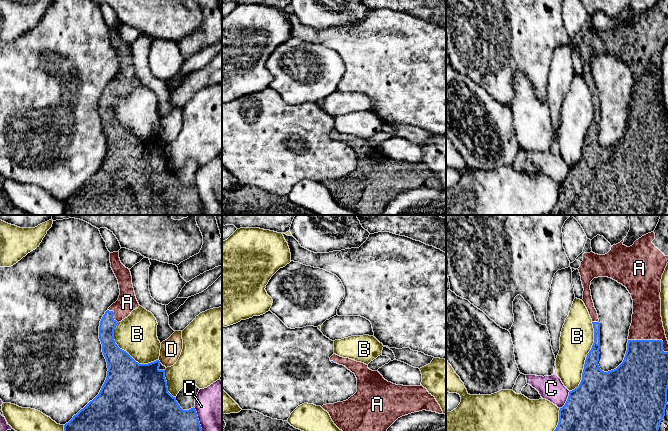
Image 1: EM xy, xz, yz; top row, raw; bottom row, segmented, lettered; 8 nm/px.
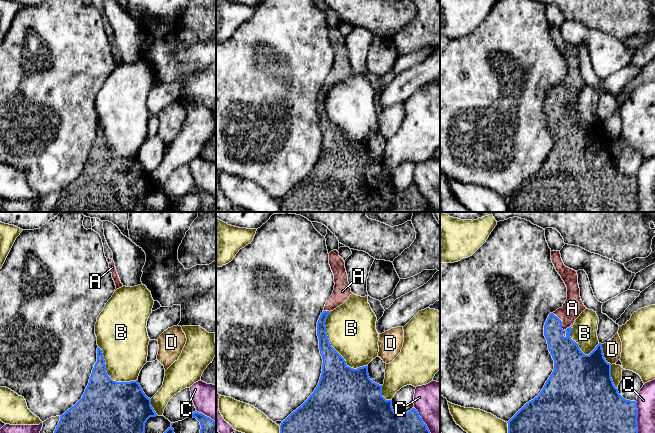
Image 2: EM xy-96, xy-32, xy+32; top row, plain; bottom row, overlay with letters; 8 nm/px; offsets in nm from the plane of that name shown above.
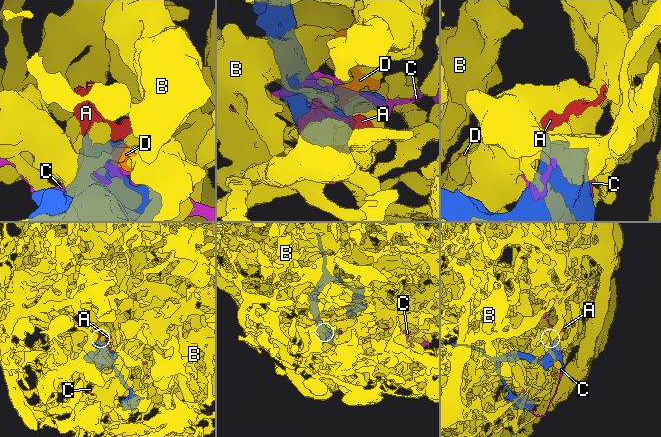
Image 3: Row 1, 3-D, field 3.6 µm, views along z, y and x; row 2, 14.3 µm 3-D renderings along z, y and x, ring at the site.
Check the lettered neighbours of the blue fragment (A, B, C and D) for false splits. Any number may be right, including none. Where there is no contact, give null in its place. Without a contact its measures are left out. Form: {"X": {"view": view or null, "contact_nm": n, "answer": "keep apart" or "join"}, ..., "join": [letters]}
{"A": {"view": "yz", "contact_nm": 340, "answer": "join"}, "B": {"view": "yz", "contact_nm": 600, "answer": "keep apart"}, "C": {"view": "xy", "contact_nm": 260, "answer": "keep apart"}, "D": {"view": "xy", "contact_nm": 40, "answer": "keep apart"}, "join": ["A"]}

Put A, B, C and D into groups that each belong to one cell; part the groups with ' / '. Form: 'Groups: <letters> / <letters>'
Groups: A / B / C / D

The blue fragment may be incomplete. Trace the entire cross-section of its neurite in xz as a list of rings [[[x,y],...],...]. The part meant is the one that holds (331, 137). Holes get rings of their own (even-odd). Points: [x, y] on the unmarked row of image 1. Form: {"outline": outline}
{"outline": [[[336,130],[330,133],[332,139],[345,142],[357,154],[357,168],[348,176],[323,181],[334,200],[343,208],[358,215],[381,215],[387,205],[400,193],[422,186],[443,190],[443,187],[426,164],[421,162],[403,162],[388,158],[378,147],[372,147],[368,141]]]}

